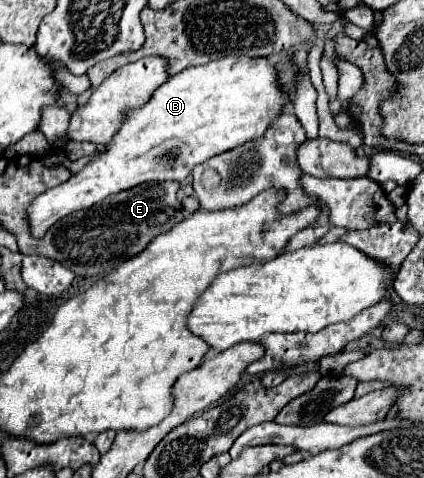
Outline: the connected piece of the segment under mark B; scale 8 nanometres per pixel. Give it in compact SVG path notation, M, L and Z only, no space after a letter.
M221 57L207 65L187 67L181 73L167 79L153 97L137 109L127 109L125 119L119 131L113 135L113 141L93 157L79 173L71 175L69 181L47 189L27 207L27 223L31 235L41 239L59 219L71 215L79 209L89 209L101 203L105 197L127 191L147 181L183 181L195 165L207 161L213 155L225 153L245 141L263 137L265 129L271 125L277 113L283 113L289 99L281 93L277 85L277 69L267 59L249 59L249 57Z

